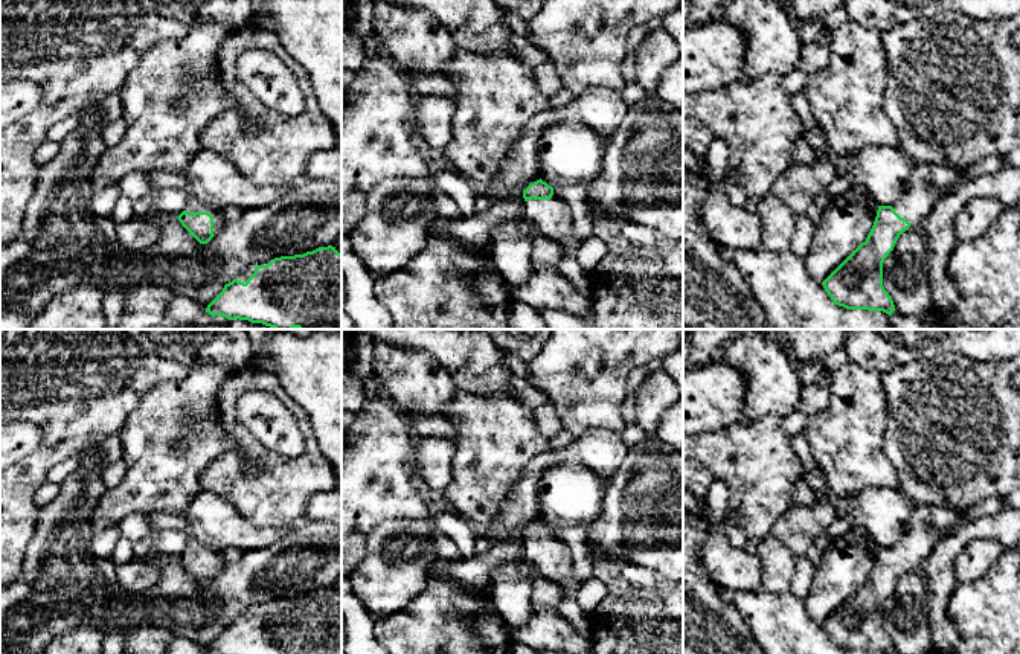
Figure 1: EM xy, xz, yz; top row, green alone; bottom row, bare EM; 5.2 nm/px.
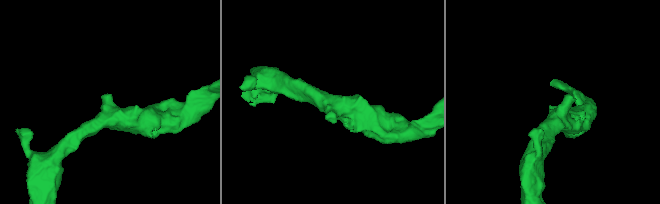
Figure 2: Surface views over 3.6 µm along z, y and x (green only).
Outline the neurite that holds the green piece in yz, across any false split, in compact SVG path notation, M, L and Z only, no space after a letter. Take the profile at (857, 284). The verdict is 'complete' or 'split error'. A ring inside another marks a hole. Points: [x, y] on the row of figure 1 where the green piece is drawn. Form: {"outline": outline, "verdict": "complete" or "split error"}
{"outline": "M918 165L906 183L900 198L892 206L878 206L874 226L866 238L823 282L831 300L846 309L883 311L889 316L895 305L883 287L883 262L893 250L900 235L906 230L921 230L936 203L948 188L957 184L964 169L941 165Z", "verdict": "split error"}

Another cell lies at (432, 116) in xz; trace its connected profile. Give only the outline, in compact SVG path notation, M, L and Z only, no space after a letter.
M424 95L416 101L410 125L424 139L425 148L441 152L451 140L456 104L436 95Z

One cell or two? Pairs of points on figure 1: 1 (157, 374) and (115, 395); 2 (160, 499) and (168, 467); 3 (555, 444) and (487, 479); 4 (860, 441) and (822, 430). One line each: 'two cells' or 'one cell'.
1: one cell
2: one cell
3: two cells
4: one cell

